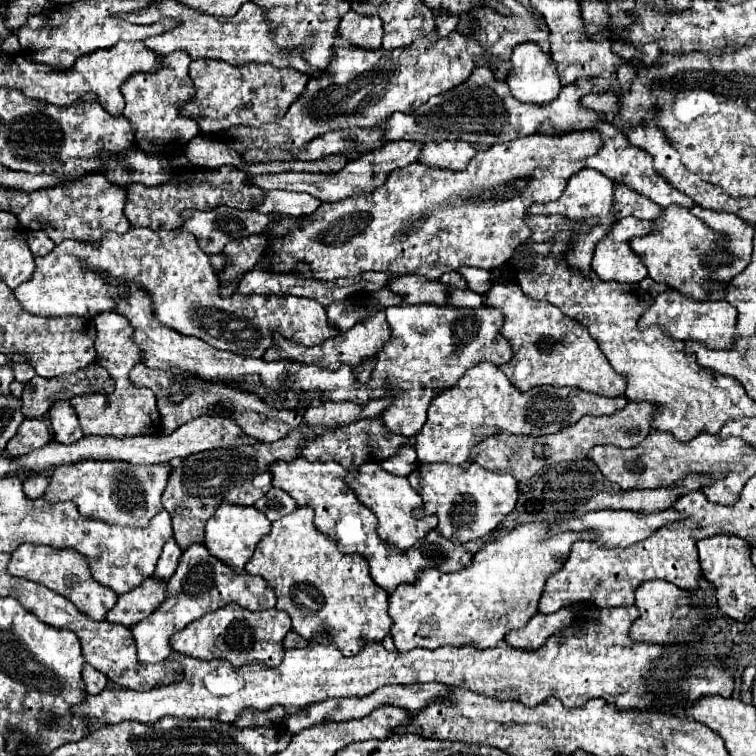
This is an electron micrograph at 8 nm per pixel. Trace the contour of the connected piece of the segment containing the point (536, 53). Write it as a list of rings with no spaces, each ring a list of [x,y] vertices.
[[[523,42],[513,48],[511,62],[513,72],[507,84],[519,102],[549,104],[557,98],[561,84],[551,54],[545,54],[533,42]]]

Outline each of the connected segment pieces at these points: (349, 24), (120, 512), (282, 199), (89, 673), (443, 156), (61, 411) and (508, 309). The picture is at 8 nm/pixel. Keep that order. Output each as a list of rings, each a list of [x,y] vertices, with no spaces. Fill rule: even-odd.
[[[347,12],[339,24],[339,36],[365,50],[379,50],[383,42],[383,26],[377,16],[359,16]]]
[[[81,460],[63,468],[57,468],[51,476],[51,484],[43,494],[45,500],[65,502],[73,500],[79,512],[87,518],[97,518],[109,524],[145,528],[151,518],[163,510],[161,494],[167,486],[171,466],[129,466],[127,462],[117,462],[117,468],[105,468],[107,460]]]
[[[271,190],[265,196],[265,202],[257,206],[259,212],[279,212],[287,214],[289,218],[299,218],[305,214],[313,214],[321,202],[305,192],[287,192],[287,190]]]
[[[89,664],[83,668],[83,680],[87,684],[89,694],[99,694],[107,686],[105,674],[101,674],[99,670],[93,670],[93,666],[89,666]]]
[[[441,142],[441,144],[423,144],[417,162],[425,166],[439,166],[449,170],[465,170],[473,158],[475,148],[469,142]]]
[[[57,402],[53,410],[49,410],[51,428],[53,428],[53,440],[61,444],[71,444],[79,438],[83,438],[83,430],[79,426],[75,410],[69,406],[69,402]]]
[[[511,282],[491,286],[487,292],[487,306],[499,308],[505,314],[501,334],[509,338],[515,354],[507,364],[501,366],[501,370],[519,392],[527,392],[533,386],[573,386],[609,398],[625,394],[625,376],[615,374],[615,370],[609,366],[609,360],[589,336],[585,326],[561,314],[561,310],[549,306],[549,302],[525,296],[517,282]]]

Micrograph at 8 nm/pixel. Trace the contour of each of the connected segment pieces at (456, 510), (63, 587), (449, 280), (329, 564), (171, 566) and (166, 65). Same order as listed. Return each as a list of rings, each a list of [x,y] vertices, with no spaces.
[[[475,462],[469,470],[451,464],[421,466],[421,470],[409,474],[409,482],[417,492],[421,492],[423,500],[423,507],[413,512],[414,517],[439,516],[437,532],[455,544],[467,544],[495,530],[517,502],[517,480],[513,476],[493,474]]]
[[[21,544],[11,554],[11,562],[7,566],[7,572],[11,576],[43,584],[45,588],[65,596],[67,600],[71,600],[77,606],[77,610],[81,610],[83,614],[87,614],[93,620],[105,620],[105,614],[117,602],[117,594],[113,594],[107,586],[101,586],[99,582],[91,580],[89,566],[87,566],[83,554],[77,554],[73,550],[57,550],[57,548],[49,548],[49,546]]]
[[[451,272],[451,274],[443,274],[441,276],[441,282],[445,284],[445,286],[449,286],[449,288],[469,288],[467,286],[467,280],[459,274],[459,272]]]
[[[297,508],[293,514],[289,514],[289,516],[281,518],[281,520],[277,520],[277,522],[273,522],[271,534],[265,536],[265,538],[257,544],[257,550],[255,550],[253,558],[247,562],[245,570],[247,570],[249,574],[259,574],[261,578],[267,580],[267,584],[269,584],[269,586],[275,590],[275,594],[277,594],[277,606],[275,606],[275,608],[277,608],[277,610],[283,610],[283,612],[287,612],[287,614],[291,616],[291,620],[293,620],[293,630],[295,630],[299,636],[303,636],[307,642],[317,642],[317,644],[323,644],[323,642],[327,644],[327,642],[331,642],[331,644],[335,644],[345,656],[353,656],[353,654],[357,654],[365,644],[369,644],[369,642],[381,642],[381,640],[389,634],[389,630],[391,630],[391,618],[389,618],[389,614],[387,614],[387,592],[381,590],[381,586],[377,586],[377,584],[373,582],[373,578],[369,578],[369,568],[365,566],[365,558],[361,558],[359,554],[343,554],[343,552],[339,552],[339,550],[337,550],[337,542],[335,542],[333,538],[321,534],[321,532],[315,528],[315,524],[313,524],[313,510],[309,510],[309,508]]]
[[[169,538],[169,542],[165,544],[161,556],[159,556],[159,562],[157,562],[157,568],[155,568],[155,578],[163,578],[163,580],[169,580],[177,568],[177,562],[181,558],[181,548],[177,546],[175,538]]]
[[[175,50],[161,56],[161,66],[155,72],[137,72],[125,80],[121,92],[125,96],[123,116],[129,118],[137,130],[137,144],[147,154],[165,154],[181,150],[191,138],[201,134],[195,120],[181,114],[181,104],[195,96],[193,82],[189,78],[191,58],[185,50]]]

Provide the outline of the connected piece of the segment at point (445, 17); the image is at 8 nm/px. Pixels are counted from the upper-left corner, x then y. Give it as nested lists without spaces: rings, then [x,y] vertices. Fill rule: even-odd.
[[[443,12],[439,16],[435,16],[435,22],[437,22],[437,34],[441,38],[445,38],[449,32],[453,32],[459,24],[459,18],[455,14],[449,14],[449,12]]]

